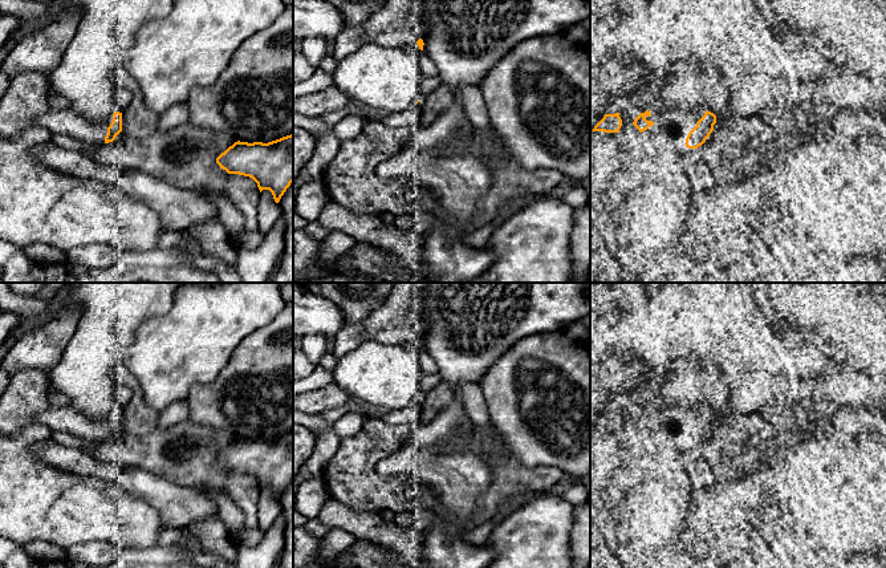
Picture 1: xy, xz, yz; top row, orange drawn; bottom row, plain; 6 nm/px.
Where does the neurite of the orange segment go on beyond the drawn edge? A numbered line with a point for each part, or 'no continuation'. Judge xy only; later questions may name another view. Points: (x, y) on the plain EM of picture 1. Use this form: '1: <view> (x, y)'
1: xy (65, 418)

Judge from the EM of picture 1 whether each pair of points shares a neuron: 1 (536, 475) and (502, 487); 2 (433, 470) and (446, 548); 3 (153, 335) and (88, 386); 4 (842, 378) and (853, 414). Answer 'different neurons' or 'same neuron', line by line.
1: same neuron
2: same neuron
3: different neurons
4: different neurons

